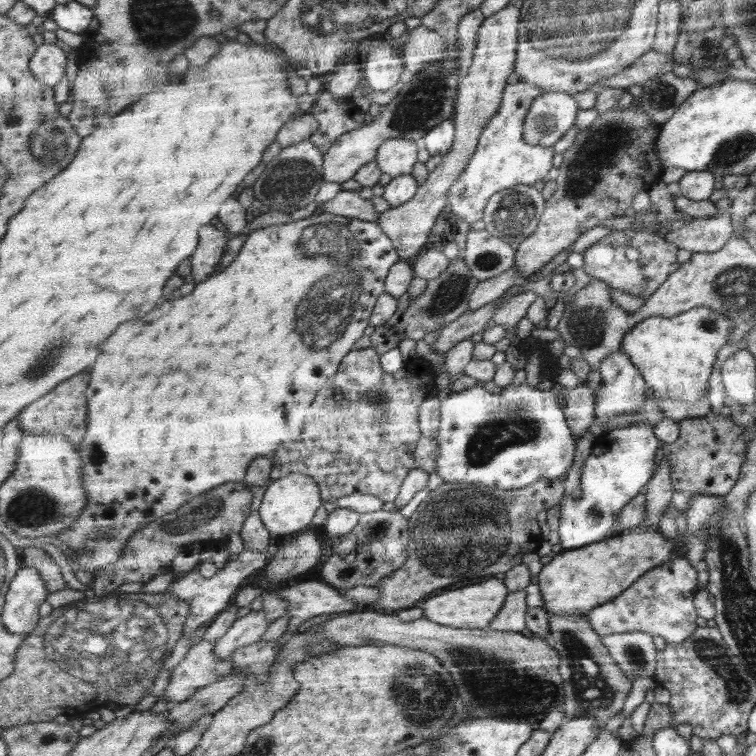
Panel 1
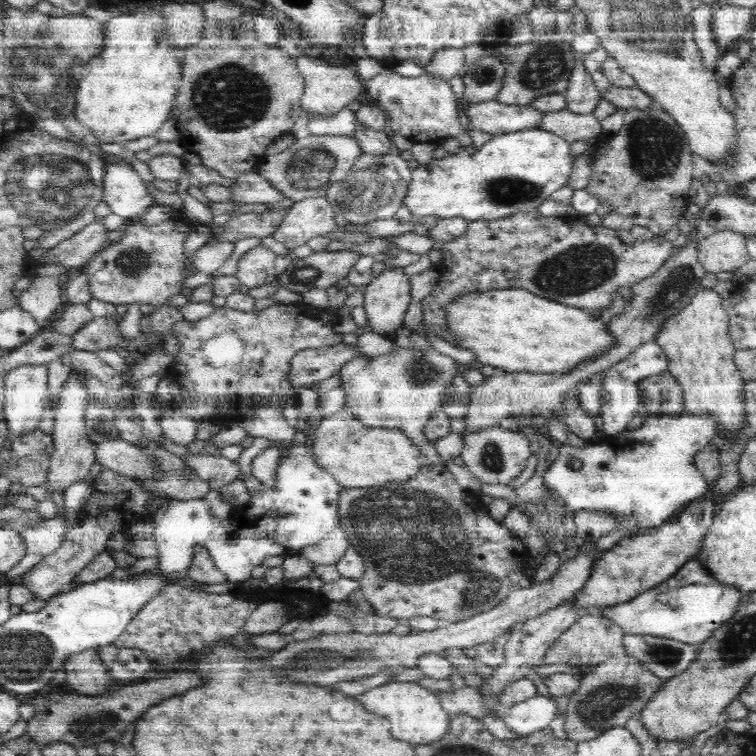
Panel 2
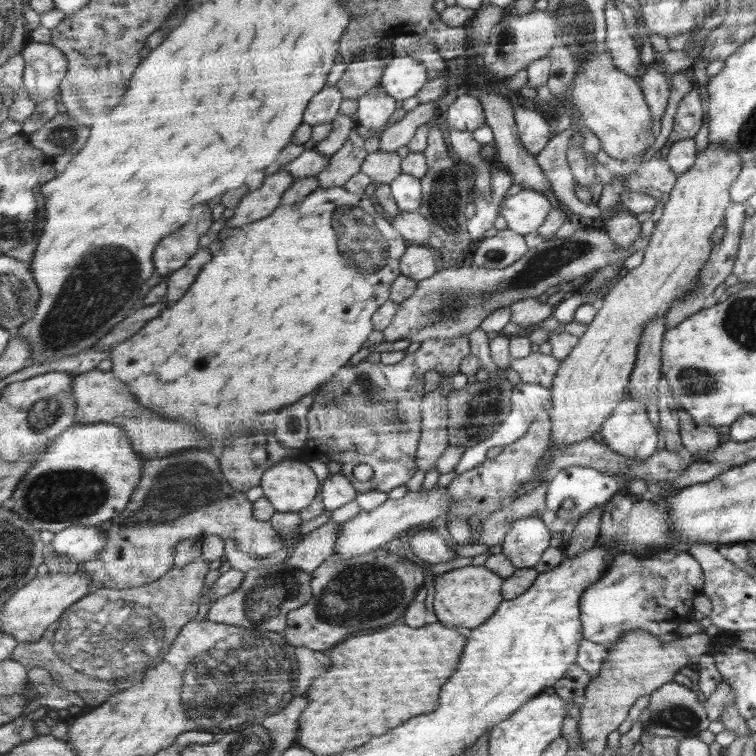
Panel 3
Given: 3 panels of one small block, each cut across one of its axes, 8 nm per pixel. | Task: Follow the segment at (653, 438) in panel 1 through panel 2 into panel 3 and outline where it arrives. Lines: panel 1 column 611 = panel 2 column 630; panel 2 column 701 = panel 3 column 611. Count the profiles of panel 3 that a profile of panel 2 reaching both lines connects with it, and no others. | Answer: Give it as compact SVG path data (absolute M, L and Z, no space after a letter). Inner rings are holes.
M630 394L615 408L614 414L603 424L602 444L624 458L650 459L655 454L656 430L646 418L644 406L632 400ZM569 466L562 469L550 480L545 498L547 510L556 512L556 518L565 524L576 525L580 520L580 516L587 514L588 510L592 510L592 506L596 508L598 504L606 504L609 500L622 490L622 486L627 486L629 480L611 479L608 474L596 472L593 473L588 467ZM564 498L574 498L574 508L572 510L562 510L560 504L564 502Z

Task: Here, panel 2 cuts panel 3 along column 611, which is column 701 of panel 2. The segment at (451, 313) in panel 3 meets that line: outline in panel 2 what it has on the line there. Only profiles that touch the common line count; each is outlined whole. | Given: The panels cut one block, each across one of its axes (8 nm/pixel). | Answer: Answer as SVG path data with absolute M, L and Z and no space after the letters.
M730 230L714 232L697 244L697 260L707 272L731 272L746 264L746 236Z

